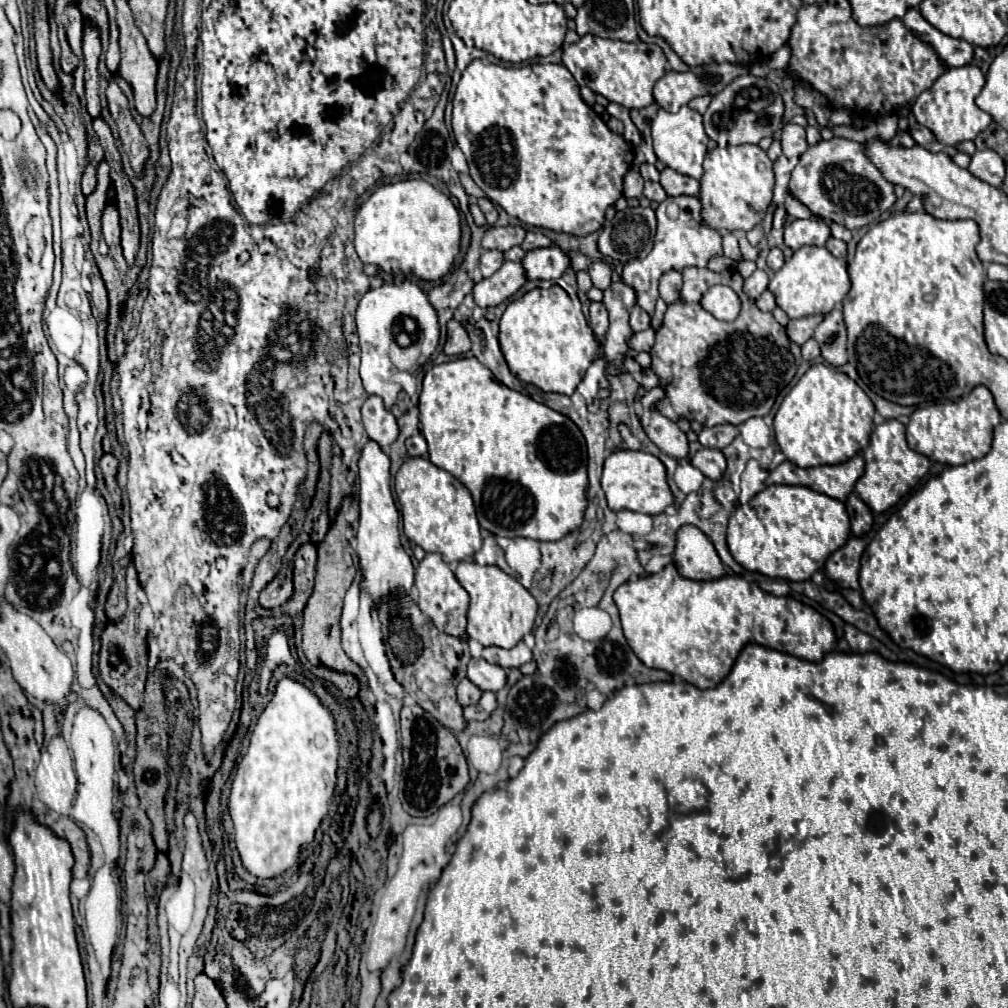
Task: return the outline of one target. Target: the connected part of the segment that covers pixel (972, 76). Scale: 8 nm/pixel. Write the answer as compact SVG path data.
M967 64L961 68L949 68L933 82L933 86L929 90L925 90L915 100L913 116L921 126L925 126L933 132L937 142L941 142L945 146L973 140L977 136L977 132L983 132L991 124L991 116L987 112L983 112L981 108L977 108L977 104L975 104L975 96L981 92L983 86L985 86L985 76L977 66Z

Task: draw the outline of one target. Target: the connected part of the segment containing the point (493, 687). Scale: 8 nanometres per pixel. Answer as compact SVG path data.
M471 658L467 668L467 678L481 690L491 690L491 692L499 692L507 682L505 670L497 664L489 664L483 658Z

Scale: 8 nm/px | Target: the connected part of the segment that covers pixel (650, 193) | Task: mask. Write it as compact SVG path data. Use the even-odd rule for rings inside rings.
M645 182L645 198L649 198L649 200L655 200L655 202L661 202L661 200L665 200L667 198L667 194L665 194L665 190L663 190L663 186L659 184L659 182Z

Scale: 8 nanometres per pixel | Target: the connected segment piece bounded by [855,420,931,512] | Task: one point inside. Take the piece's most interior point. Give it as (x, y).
(891, 468)

